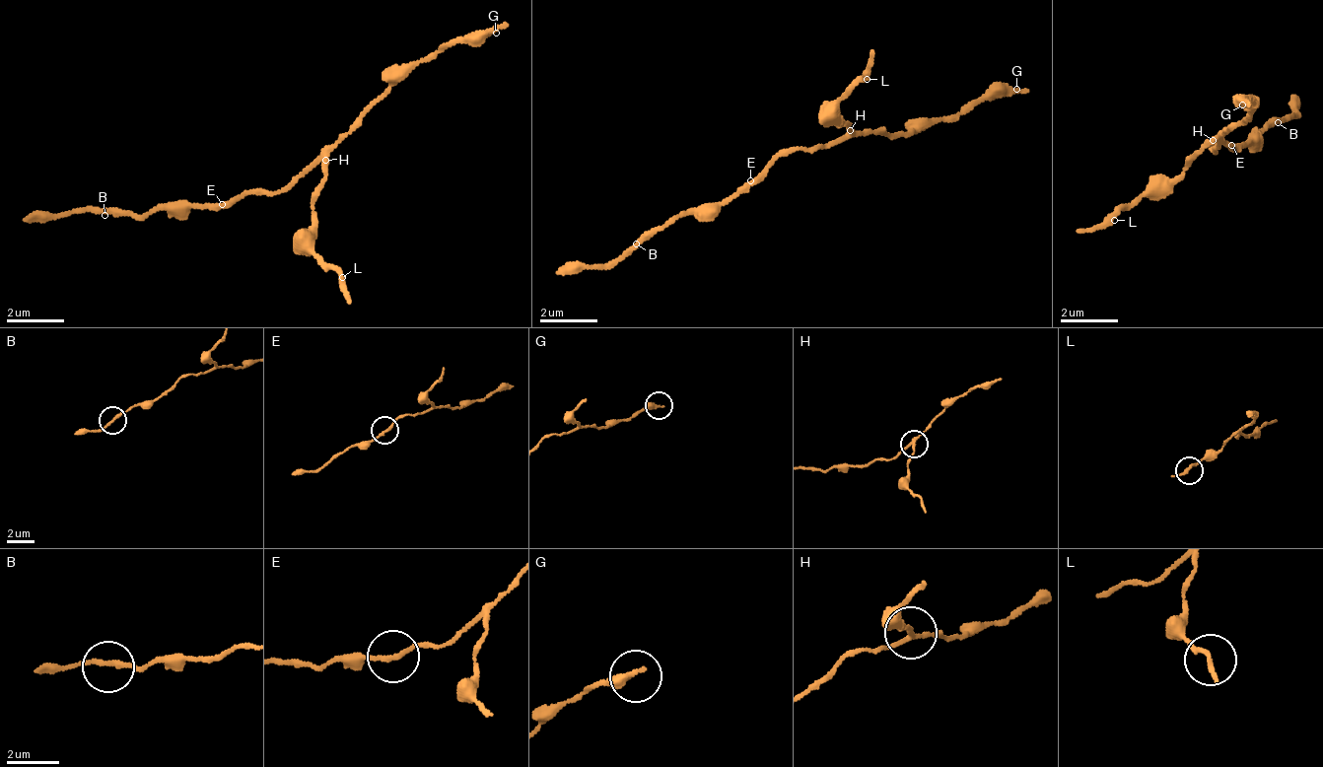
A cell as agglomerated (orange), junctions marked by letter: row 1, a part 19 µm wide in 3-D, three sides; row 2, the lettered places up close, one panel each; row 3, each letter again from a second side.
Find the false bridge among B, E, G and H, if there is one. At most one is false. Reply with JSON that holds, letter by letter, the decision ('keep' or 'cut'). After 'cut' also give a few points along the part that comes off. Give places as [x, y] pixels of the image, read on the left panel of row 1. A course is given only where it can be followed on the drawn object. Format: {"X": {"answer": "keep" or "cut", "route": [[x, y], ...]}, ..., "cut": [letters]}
{"B": {"answer": "keep"}, "E": {"answer": "keep"}, "G": {"answer": "keep"}, "H": {"answer": "cut", "route": [[323, 161], [311, 226], [351, 301]]}, "cut": ["H"]}

